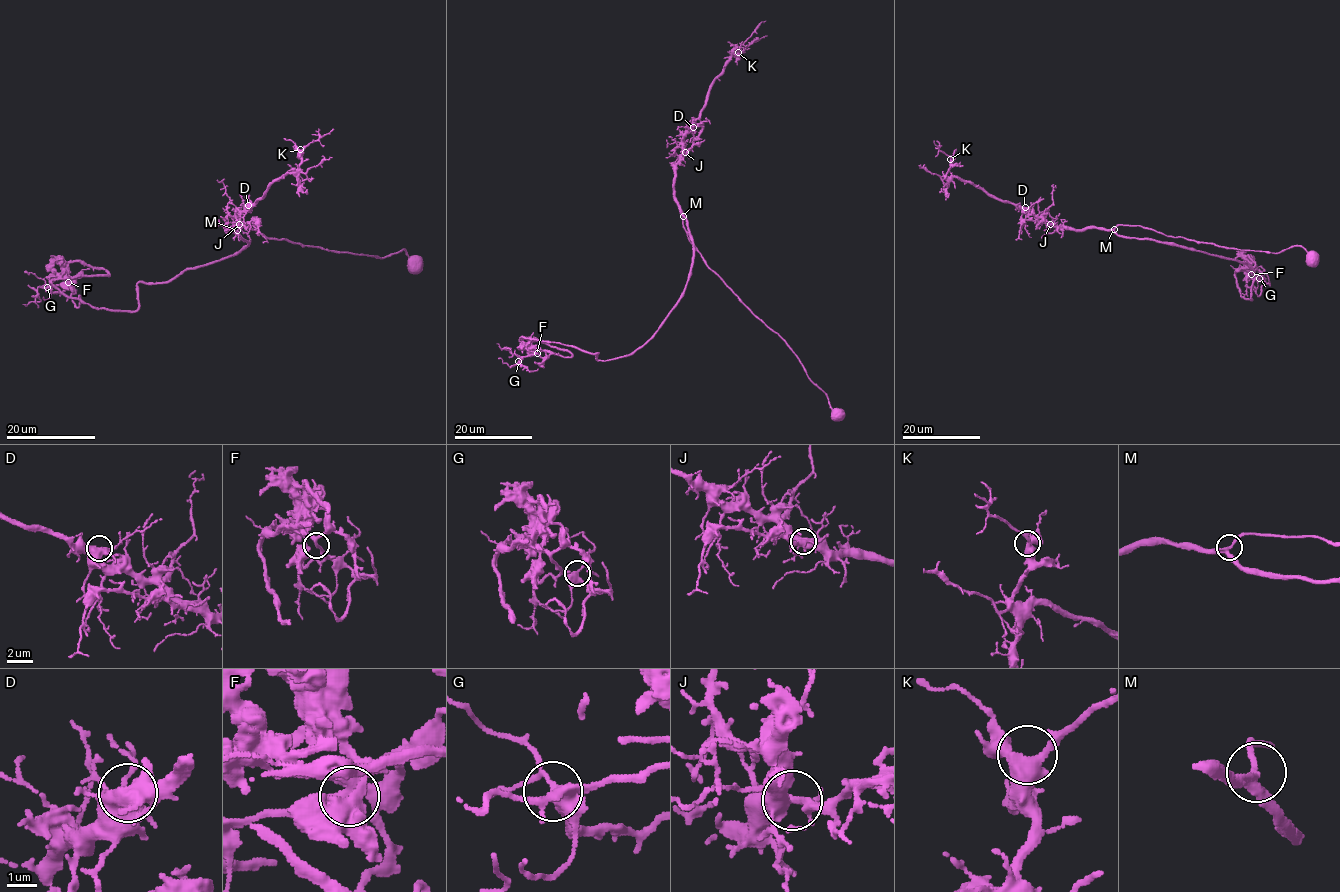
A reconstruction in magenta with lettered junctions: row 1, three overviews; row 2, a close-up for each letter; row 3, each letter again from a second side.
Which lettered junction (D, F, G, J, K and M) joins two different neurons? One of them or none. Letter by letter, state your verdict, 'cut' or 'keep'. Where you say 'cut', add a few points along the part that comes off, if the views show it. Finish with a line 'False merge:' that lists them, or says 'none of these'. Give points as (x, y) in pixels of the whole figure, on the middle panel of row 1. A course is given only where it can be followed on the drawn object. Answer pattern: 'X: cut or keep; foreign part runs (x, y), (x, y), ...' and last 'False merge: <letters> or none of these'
D: keep
F: keep
G: keep
J: keep
K: keep
M: keep
False merge: none of these

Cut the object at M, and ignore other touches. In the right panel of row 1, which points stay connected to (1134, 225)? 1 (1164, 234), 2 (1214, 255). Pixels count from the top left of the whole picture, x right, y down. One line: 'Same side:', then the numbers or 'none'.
Same side: 1

